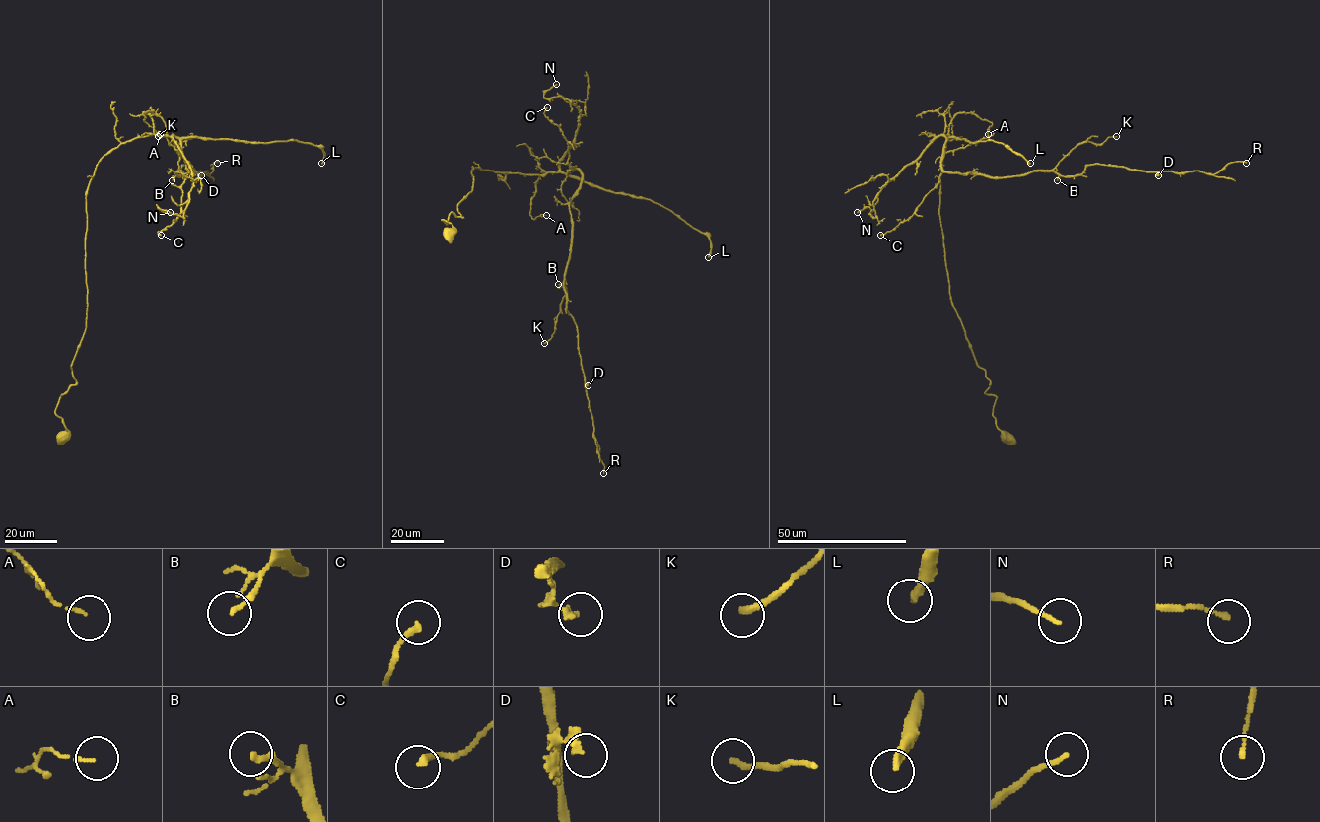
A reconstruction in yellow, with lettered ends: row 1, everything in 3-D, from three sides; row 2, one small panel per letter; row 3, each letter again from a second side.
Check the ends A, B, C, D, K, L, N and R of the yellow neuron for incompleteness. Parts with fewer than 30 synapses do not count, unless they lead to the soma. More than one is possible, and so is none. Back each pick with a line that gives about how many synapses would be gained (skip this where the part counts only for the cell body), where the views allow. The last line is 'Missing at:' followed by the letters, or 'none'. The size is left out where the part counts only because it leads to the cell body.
L: 250 synapses
Missing at: L

